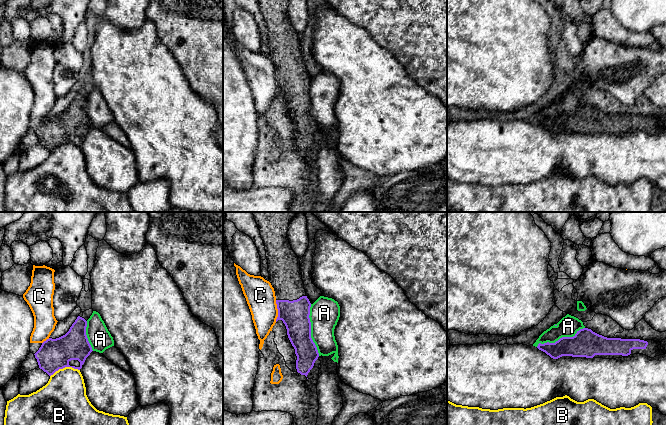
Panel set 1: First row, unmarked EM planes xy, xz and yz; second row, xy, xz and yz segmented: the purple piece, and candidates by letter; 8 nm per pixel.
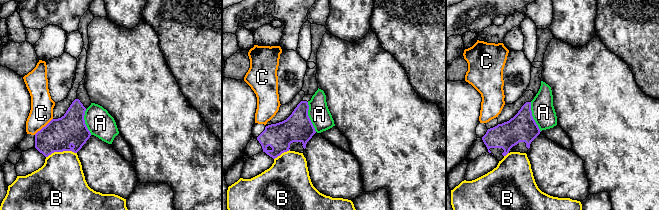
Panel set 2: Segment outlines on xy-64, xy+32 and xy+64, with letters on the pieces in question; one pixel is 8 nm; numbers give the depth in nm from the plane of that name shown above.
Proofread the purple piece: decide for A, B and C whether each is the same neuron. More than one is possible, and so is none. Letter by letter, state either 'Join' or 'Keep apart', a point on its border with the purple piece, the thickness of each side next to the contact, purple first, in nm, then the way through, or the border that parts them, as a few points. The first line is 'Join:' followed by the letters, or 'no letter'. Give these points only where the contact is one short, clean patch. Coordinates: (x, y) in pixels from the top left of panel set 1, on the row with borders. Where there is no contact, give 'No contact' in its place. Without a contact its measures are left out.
Join: no letter
A: Keep apart. Touches purple at xz (310, 330). Thickness 220 nm (purple) against 240 nm
B: Keep apart. Touches purple at xy (64, 367). Thickness 260 nm (purple) against 360 nm. Boundary: xy (79, 369), (71, 367), (59, 368), (50, 376)
C: Keep apart. Touches purple at xz (278, 311). Thickness 220 nm (purple) against 240 nm. Boundary: xz (275, 300), (277, 308), (276, 321)

